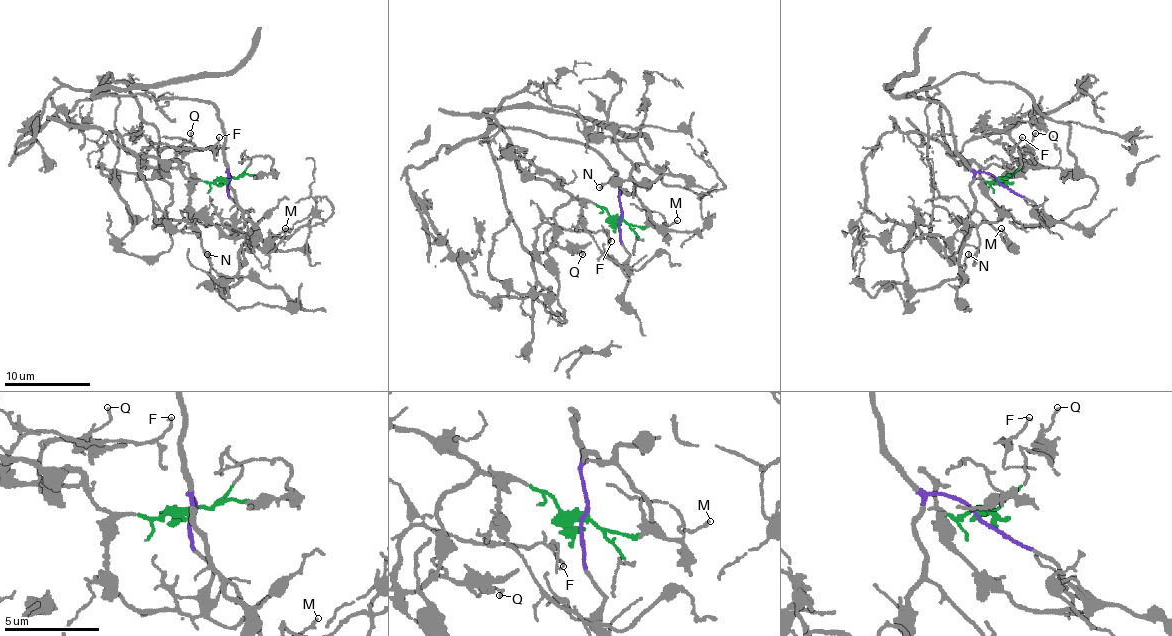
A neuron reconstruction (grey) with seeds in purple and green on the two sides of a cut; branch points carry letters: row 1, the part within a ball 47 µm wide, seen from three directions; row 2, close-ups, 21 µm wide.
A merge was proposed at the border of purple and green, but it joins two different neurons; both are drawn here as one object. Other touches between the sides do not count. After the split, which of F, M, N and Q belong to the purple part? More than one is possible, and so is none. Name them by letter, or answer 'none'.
M, N

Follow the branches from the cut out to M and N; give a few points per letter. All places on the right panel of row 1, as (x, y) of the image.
M: (999, 180), (977, 172), (971, 193), (975, 208), (1005, 242), (1007, 236), (1001, 227)
N: (999, 180), (984, 172), (975, 174), (971, 189), (975, 206), (960, 249), (960, 277), (969, 253)

